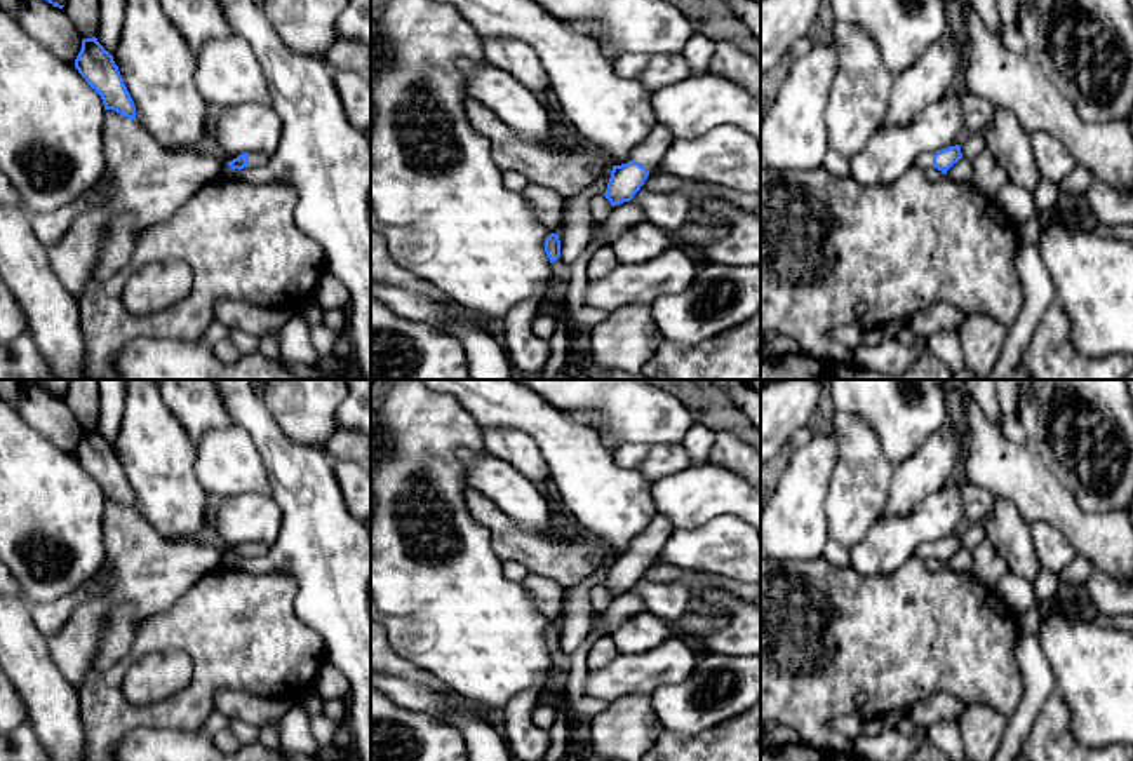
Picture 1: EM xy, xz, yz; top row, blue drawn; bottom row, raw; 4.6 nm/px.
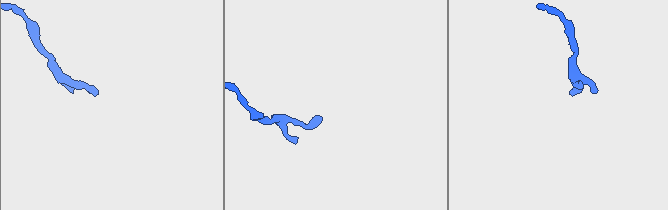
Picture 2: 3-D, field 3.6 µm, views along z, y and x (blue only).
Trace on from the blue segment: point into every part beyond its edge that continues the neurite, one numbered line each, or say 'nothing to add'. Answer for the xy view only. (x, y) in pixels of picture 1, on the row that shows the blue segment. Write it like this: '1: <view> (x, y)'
1: xy (256, 159)

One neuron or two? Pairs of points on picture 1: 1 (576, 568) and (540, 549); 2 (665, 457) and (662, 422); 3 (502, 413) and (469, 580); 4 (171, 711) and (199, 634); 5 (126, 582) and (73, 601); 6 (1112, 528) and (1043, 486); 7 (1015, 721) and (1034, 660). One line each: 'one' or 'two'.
1: one
2: two
3: two
4: one
5: two
6: one
7: one

